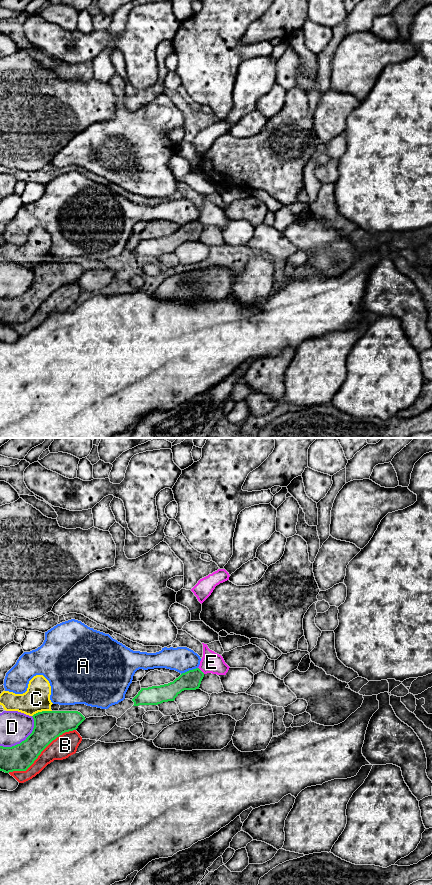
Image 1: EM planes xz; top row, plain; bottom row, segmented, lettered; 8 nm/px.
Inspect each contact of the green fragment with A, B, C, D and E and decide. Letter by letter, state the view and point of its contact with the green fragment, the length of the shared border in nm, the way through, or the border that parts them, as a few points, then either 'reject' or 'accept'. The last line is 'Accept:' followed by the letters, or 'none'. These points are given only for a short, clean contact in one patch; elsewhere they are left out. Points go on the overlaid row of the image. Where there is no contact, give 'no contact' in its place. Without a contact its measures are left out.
A: xz (189, 670) | 150 nm | along xz (197, 667), (181, 674) | reject
B: xz (40, 753) | 650 nm | reject
C: xz (42, 711) | 170 nm | reject
D: xz (24, 740) | 360 nm | reject
E: xz (200, 670) | 80 nm | along xz (198, 667), (204, 673) | reject
Accept: none

